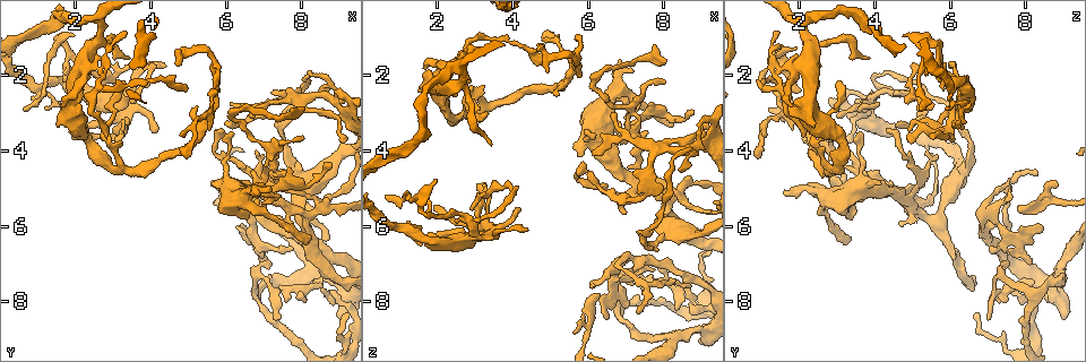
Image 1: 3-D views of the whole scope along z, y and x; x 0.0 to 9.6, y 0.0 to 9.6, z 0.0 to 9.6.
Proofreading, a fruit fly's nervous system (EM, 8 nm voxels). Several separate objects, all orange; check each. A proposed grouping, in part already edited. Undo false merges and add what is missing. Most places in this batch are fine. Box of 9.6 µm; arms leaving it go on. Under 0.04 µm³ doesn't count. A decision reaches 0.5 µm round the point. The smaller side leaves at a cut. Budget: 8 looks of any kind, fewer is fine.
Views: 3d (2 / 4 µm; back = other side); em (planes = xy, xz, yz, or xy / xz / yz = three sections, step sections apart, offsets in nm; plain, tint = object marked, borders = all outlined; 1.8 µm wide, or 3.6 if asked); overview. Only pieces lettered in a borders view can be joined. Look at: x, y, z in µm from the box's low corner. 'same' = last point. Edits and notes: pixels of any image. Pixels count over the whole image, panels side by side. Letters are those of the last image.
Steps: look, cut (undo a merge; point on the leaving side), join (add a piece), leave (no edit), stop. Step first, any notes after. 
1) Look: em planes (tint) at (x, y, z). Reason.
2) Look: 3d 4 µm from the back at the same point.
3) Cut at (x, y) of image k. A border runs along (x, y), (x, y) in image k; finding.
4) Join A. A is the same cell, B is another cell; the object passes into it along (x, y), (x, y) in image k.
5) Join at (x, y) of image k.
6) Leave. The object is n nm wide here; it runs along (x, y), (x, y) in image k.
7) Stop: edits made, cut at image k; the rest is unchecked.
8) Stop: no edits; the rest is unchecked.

Look: em planes (borders) at (3.30, 3.40, 4.80). Free end.

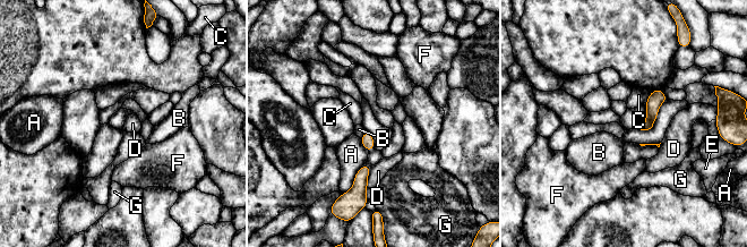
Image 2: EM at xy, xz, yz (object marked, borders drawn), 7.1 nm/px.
Leave. A, B, C, D, E, F and G are other cells; none of them fits.

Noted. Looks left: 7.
Look: em yz step 16 (plain) at (8.60, 2.45, 4.00). Three arms meet.

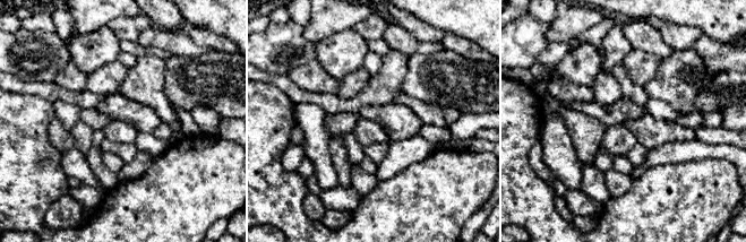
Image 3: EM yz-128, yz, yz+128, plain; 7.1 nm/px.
Look: em yz step 16 (tint) at the same point.

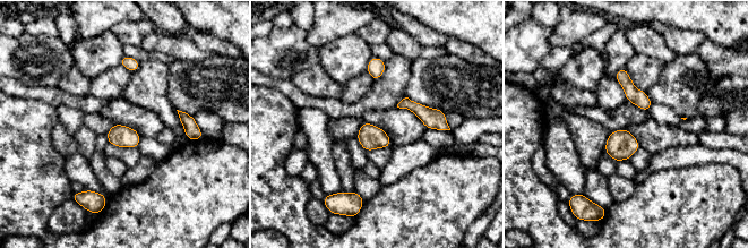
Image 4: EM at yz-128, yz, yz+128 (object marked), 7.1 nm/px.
Look: em yz step 16 (borders) at the same point.

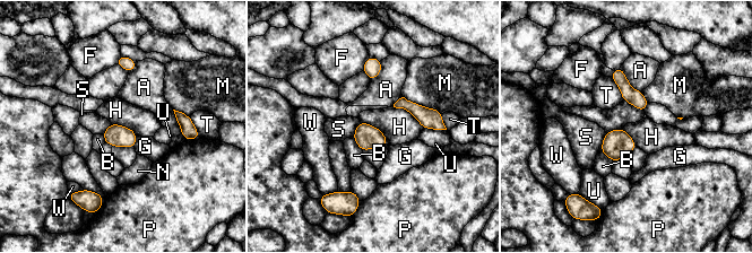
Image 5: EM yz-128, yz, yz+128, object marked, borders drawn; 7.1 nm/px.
Leave. A, B, F, G, H, M, N, P, S, T, U and W are other cells; a border runs along (360, 120), (377, 127), (389, 145) in image 5; continuous, no second cell.

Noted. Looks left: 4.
Look: 3d 4 µm at (1.80, 2.55, 1.70). Closes a loop.

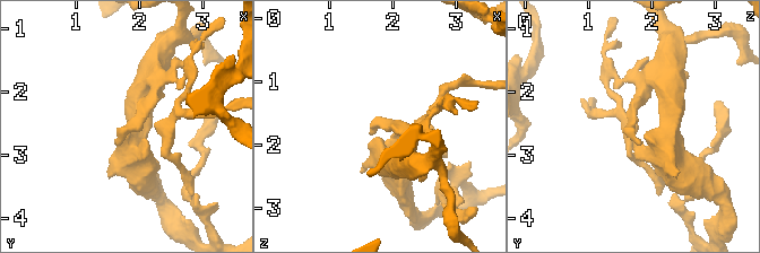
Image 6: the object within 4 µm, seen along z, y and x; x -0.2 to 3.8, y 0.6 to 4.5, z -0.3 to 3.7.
Look: em planes (borders) at (1.80, 2.55, 1.65). Now the EM.

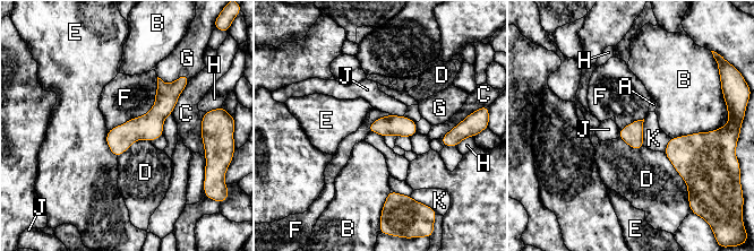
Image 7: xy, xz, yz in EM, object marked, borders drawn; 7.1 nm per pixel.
Leave. A, B, C, D, E, F, G, H, J and K are other cells; continuous, no second cell.

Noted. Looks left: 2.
Stop: no edits; the rest is unchecked.

